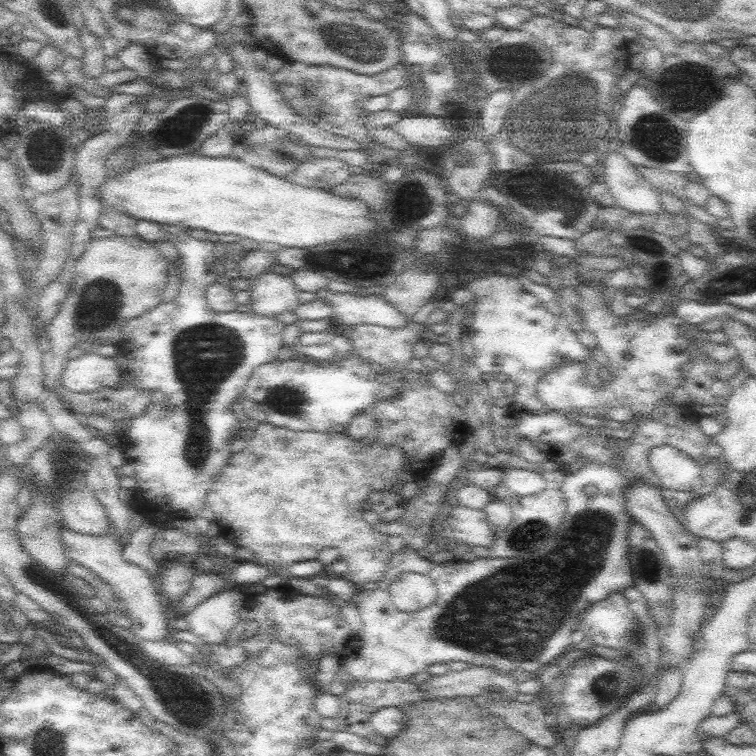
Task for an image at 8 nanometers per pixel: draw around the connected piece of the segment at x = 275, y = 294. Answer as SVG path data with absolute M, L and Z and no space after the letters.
M266 272L254 280L251 310L262 316L279 317L301 305L298 288L290 276Z

